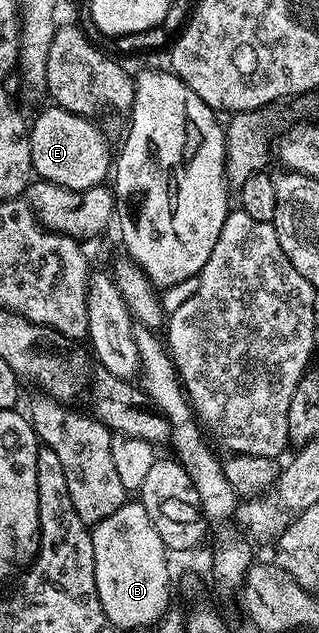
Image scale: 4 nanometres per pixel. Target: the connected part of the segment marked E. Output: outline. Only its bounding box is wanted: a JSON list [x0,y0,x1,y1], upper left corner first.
[29,106,111,190]

